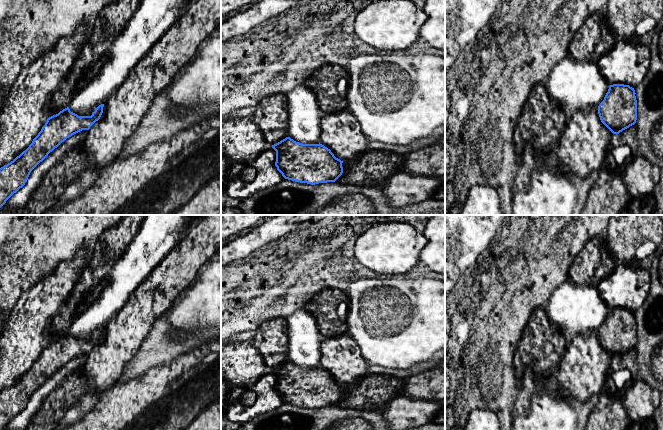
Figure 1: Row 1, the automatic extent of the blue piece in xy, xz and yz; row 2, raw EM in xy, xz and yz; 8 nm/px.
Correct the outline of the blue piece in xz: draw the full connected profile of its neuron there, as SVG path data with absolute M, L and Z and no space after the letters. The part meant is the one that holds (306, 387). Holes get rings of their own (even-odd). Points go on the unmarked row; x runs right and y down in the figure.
M286 361L272 369L276 375L275 390L285 403L311 409L335 406L343 397L340 383L336 382L330 373L322 368L302 368Z

